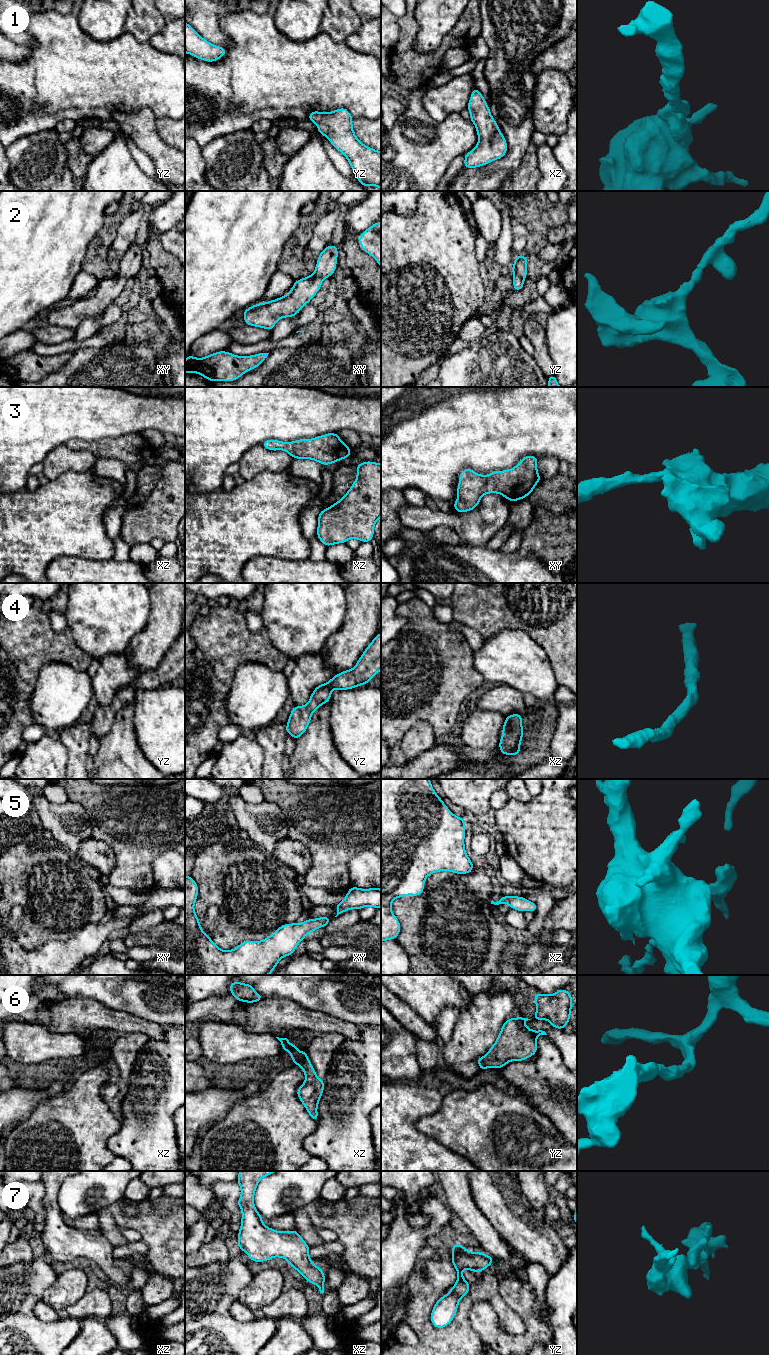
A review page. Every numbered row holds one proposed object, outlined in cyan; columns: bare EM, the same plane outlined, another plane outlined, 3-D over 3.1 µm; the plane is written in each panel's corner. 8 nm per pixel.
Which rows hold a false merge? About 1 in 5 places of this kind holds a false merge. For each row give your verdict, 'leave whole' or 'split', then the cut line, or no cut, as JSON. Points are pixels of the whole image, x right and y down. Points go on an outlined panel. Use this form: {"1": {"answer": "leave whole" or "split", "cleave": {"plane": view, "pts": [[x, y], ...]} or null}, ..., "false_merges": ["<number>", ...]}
{"1": {"answer": "leave whole", "cleave": null}, "2": {"answer": "leave whole", "cleave": null}, "3": {"answer": "leave whole", "cleave": null}, "4": {"answer": "leave whole", "cleave": null}, "5": {"answer": "leave whole", "cleave": null}, "6": {"answer": "leave whole", "cleave": null}, "7": {"answer": "leave whole", "cleave": null}, "false_merges": []}

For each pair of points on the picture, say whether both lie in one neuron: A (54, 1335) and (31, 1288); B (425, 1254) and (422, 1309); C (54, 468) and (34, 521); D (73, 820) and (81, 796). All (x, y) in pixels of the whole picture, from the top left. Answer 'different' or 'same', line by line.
A: same
B: different
C: different
D: different

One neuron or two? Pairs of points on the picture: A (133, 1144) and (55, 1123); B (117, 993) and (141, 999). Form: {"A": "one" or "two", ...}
{"A": "two", "B": "one"}

